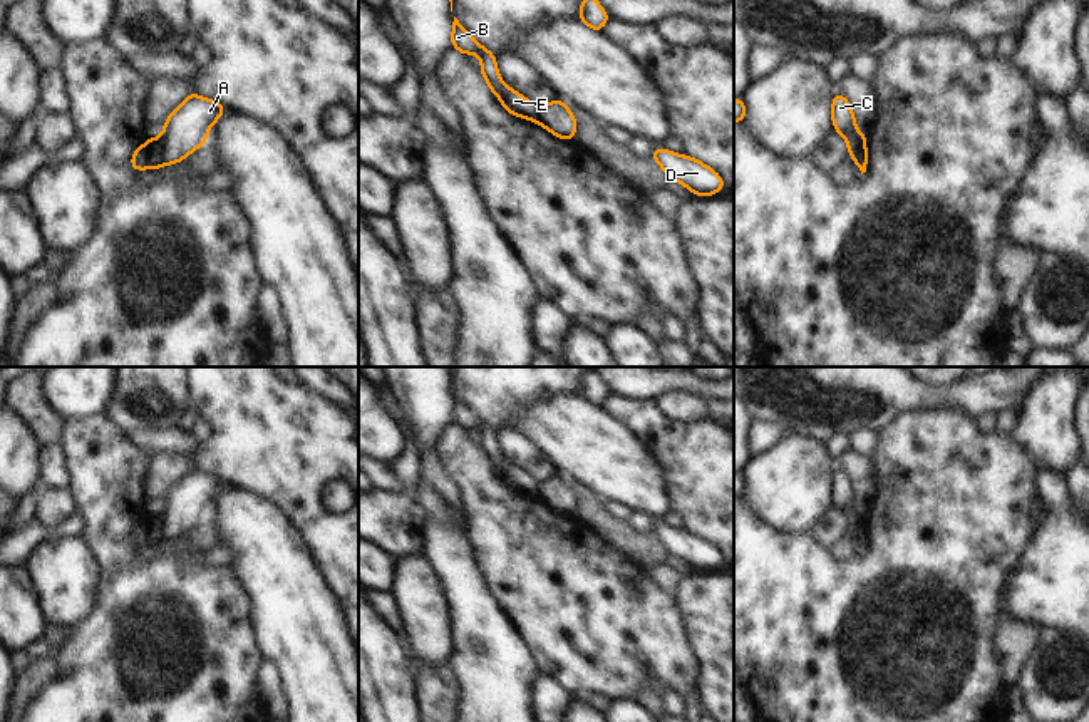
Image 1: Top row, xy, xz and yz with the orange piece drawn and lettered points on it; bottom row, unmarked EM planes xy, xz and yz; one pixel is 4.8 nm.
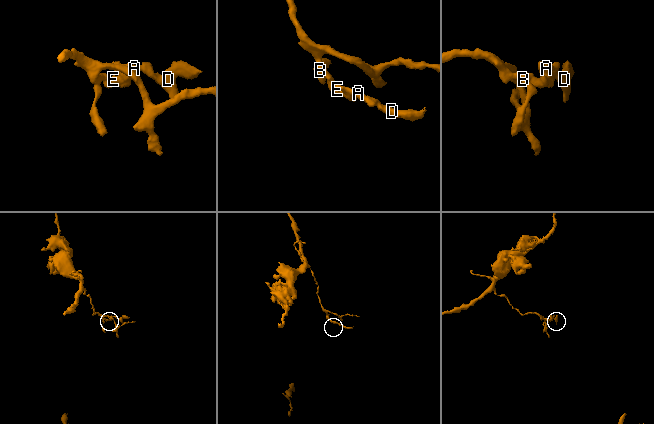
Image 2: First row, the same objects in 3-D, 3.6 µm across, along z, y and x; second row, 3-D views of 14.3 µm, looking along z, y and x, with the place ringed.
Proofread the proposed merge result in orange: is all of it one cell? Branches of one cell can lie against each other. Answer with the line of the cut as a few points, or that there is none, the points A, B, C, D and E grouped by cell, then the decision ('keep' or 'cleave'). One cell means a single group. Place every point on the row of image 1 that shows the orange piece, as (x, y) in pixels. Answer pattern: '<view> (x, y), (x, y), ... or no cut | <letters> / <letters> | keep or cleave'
xy (158, 139), (163, 163) | A C D / B E | cleave

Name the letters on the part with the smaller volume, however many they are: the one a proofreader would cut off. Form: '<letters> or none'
A, C, D

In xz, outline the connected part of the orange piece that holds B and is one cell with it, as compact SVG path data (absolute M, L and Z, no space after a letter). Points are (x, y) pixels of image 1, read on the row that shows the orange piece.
M454 17L452 34L451 34L452 49L459 50L464 55L477 54L481 60L481 74L484 75L491 92L499 97L501 106L513 116L534 121L538 106L528 101L524 95L508 87L498 70L496 55L484 49Z

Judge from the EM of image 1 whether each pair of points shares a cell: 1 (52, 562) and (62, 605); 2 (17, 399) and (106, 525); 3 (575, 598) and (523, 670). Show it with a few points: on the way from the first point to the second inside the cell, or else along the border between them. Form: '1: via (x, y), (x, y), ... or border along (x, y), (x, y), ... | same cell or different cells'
1: via (54, 572), (54, 592), (57, 595) | same cell
2: border along (66, 421), (57, 443) | different cells
3: border along (513, 624), (541, 672) | different cells

